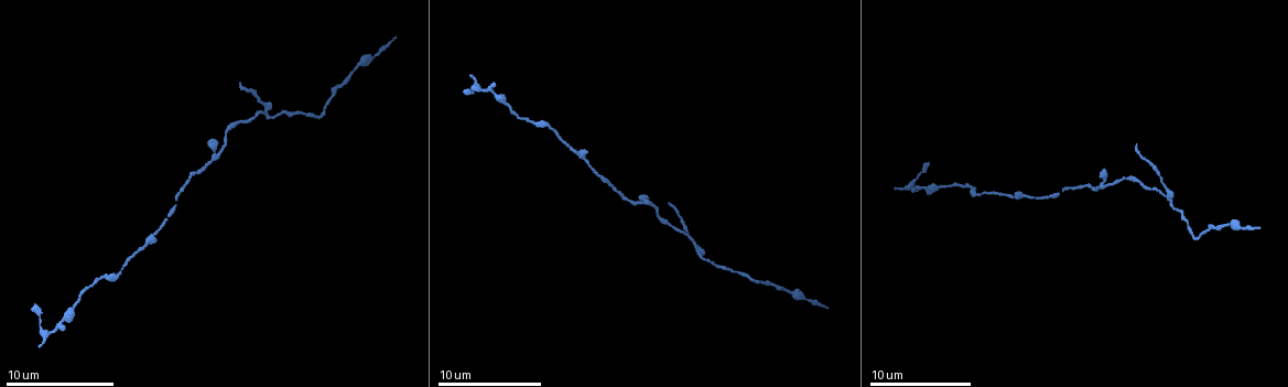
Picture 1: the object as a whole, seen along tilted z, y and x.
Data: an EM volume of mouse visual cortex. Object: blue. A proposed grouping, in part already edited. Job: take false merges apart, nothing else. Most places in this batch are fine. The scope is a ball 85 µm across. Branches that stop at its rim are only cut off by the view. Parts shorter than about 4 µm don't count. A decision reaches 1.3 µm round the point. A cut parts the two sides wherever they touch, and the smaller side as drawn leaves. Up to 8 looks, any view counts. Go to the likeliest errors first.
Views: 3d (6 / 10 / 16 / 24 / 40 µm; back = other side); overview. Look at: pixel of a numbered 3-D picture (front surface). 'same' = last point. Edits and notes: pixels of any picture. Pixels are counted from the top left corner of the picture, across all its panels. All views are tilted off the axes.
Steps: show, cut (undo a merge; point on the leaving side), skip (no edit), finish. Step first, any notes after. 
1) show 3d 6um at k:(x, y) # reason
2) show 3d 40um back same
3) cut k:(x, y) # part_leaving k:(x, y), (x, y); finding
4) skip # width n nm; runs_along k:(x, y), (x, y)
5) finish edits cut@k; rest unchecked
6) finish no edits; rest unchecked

show 3d 16um at 1:(268, 109) # branch point

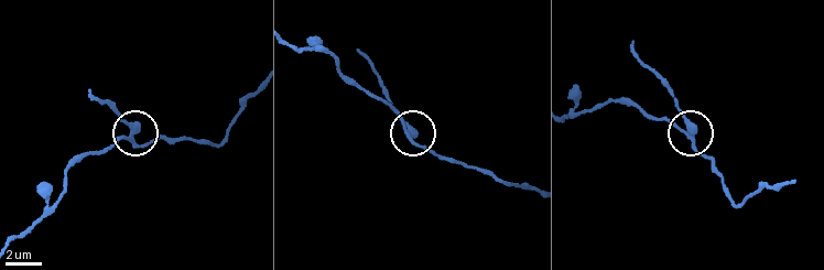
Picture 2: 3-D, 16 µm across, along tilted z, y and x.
cut 2:(125, 120) # part_leaving 2:(692, 131), (676, 101), (637, 53), (631, 41); two neurons meet here

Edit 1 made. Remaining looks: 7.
show overview

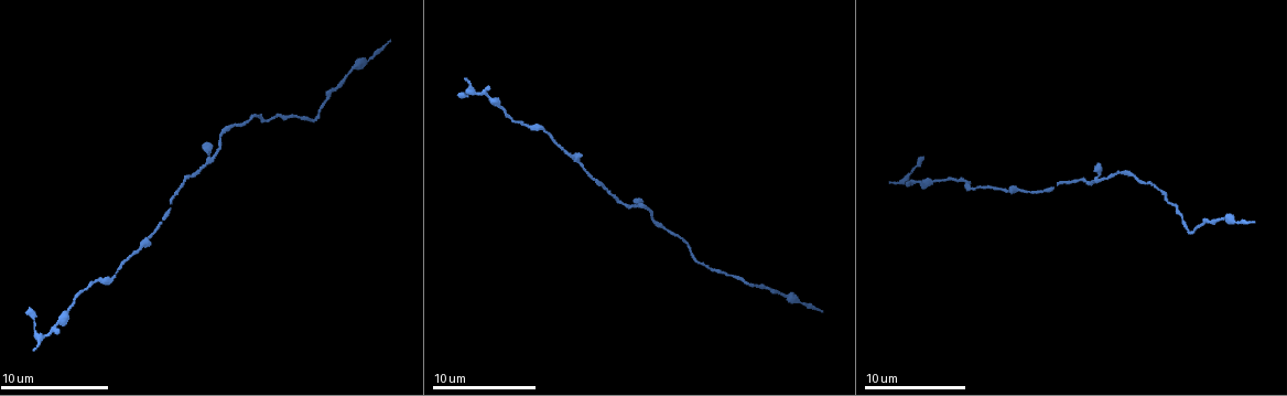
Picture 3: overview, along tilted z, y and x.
show 3d 10um at 3:(1100, 180) # three arms meet

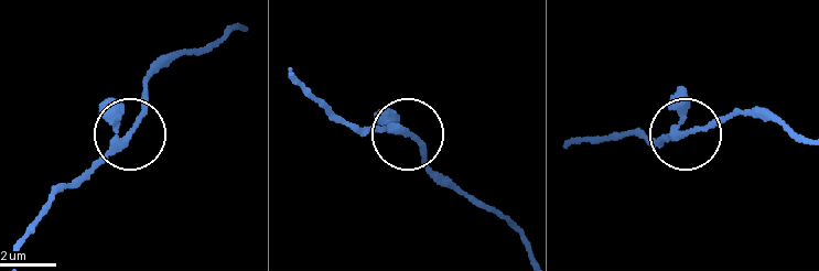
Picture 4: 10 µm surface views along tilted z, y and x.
skip # runs_along 4:(358, 125), (417, 140), (427, 162); all the same neuron

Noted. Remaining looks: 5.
show 3d 16um at 3:(919, 182) # three arms meet

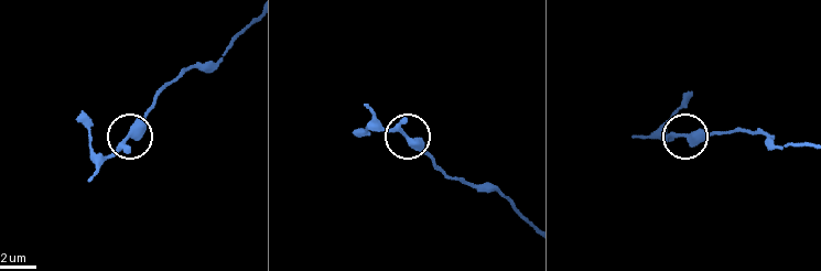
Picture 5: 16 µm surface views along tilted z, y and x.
show 3d 16um back at 5:(126, 134)

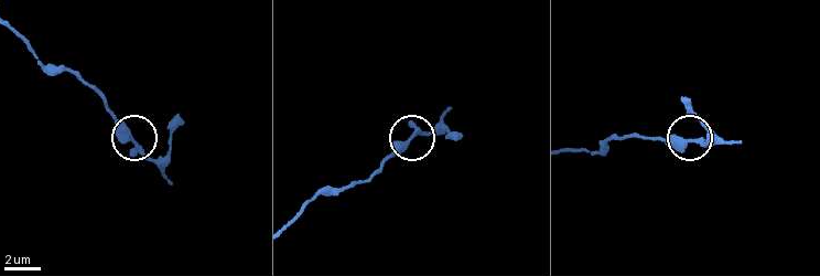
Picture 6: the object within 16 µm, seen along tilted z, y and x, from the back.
skip # width 280 nm; continuous, no second neuron

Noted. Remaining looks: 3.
show 3d 16um at 3:(1221, 219) # sudden change in width

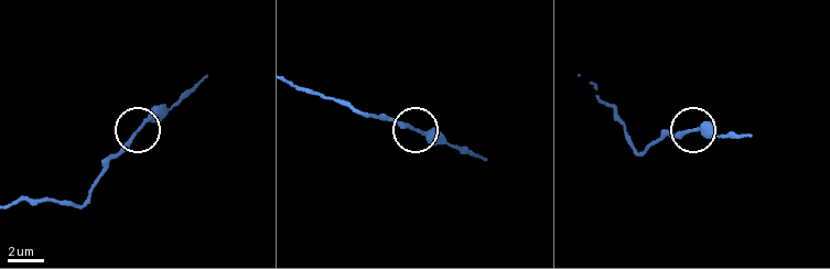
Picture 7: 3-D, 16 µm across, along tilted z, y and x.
skip # runs_along 7:(297, 85), (455, 148); one neuron here

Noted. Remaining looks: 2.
finish edits cut@2; rest unchecked

